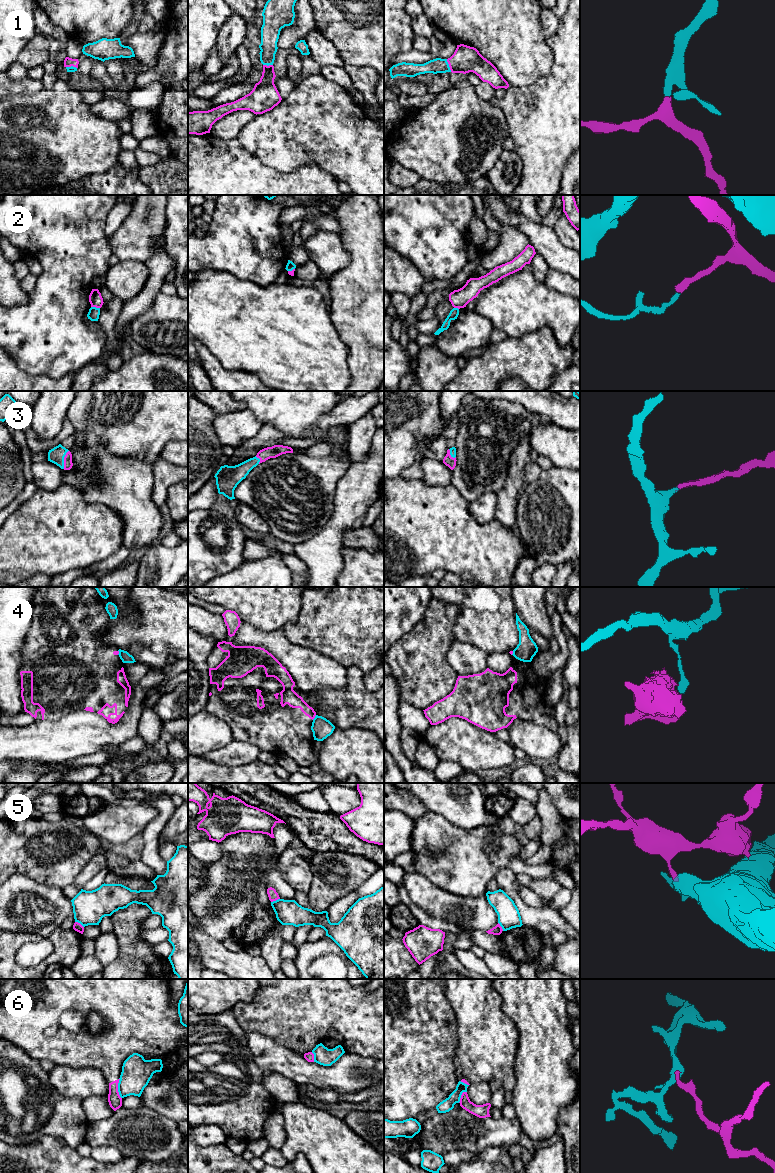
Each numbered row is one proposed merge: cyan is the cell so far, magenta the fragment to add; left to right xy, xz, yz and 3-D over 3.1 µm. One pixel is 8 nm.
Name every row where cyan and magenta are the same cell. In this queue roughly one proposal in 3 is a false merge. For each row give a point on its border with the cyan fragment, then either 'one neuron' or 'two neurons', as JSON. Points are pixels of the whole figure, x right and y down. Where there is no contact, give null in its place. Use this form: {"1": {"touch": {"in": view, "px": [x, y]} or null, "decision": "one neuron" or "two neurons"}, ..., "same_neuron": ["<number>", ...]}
{"1": {"touch": {"in": "yz", "px": [448, 65]}, "decision": "one neuron"}, "2": {"touch": {"in": "xy", "px": [95, 307]}, "decision": "two neurons"}, "3": {"touch": {"in": "xy", "px": [63, 459]}, "decision": "one neuron"}, "4": {"touch": {"in": "xz", "px": [315, 717]}, "decision": "two neurons"}, "5": {"touch": {"in": "xy", "px": [79, 922]}, "decision": "two neurons"}, "6": {"touch": {"in": "xy", "px": [118, 1088]}, "decision": "two neurons"}, "same_neuron": ["1", "3"]}

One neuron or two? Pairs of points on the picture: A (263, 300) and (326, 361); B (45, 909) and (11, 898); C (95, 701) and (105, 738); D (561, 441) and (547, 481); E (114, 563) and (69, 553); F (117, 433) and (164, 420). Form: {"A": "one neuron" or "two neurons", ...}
{"A": "one neuron", "B": "one neuron", "C": "two neurons", "D": "two neurons", "E": "two neurons", "F": "one neuron"}

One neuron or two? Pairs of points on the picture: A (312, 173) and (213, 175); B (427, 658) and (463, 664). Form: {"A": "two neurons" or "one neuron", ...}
{"A": "one neuron", "B": "two neurons"}

